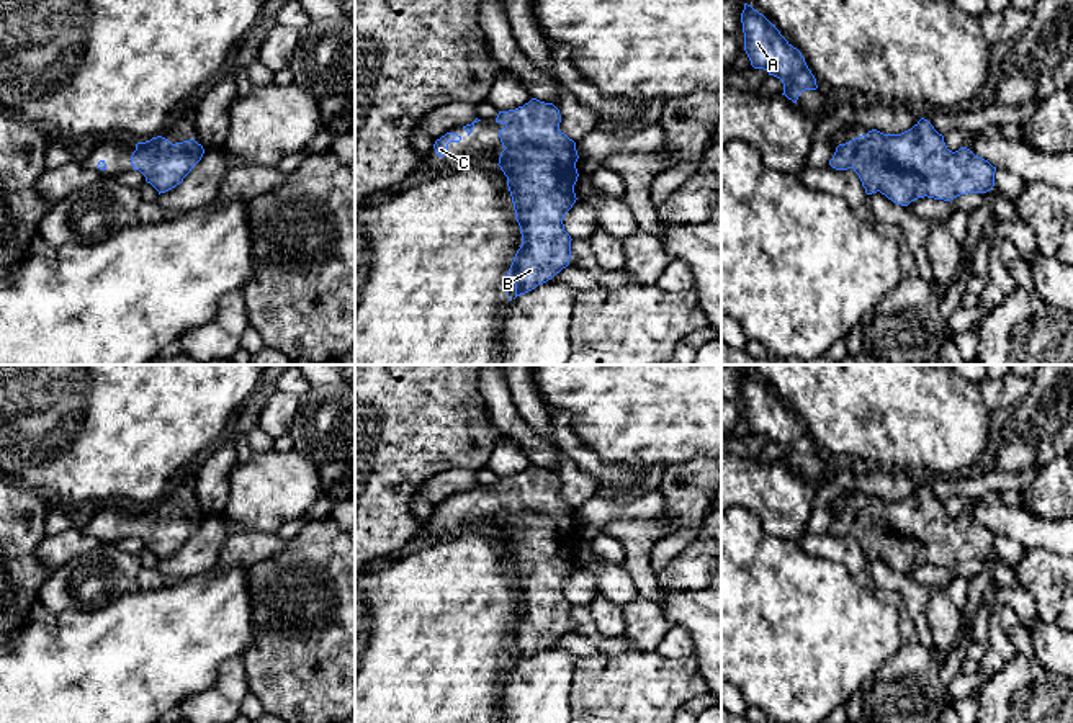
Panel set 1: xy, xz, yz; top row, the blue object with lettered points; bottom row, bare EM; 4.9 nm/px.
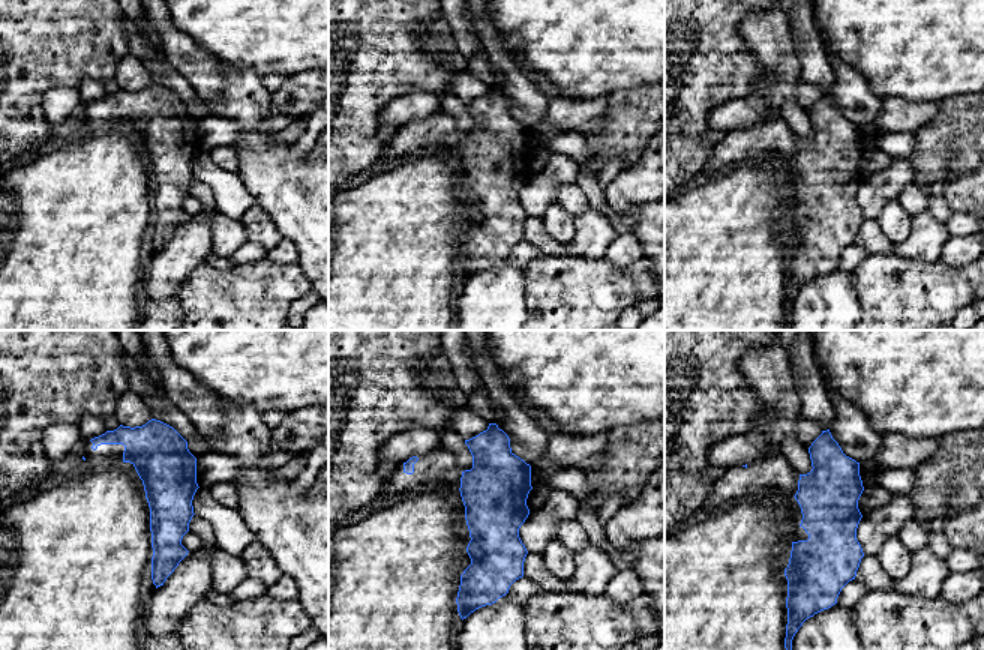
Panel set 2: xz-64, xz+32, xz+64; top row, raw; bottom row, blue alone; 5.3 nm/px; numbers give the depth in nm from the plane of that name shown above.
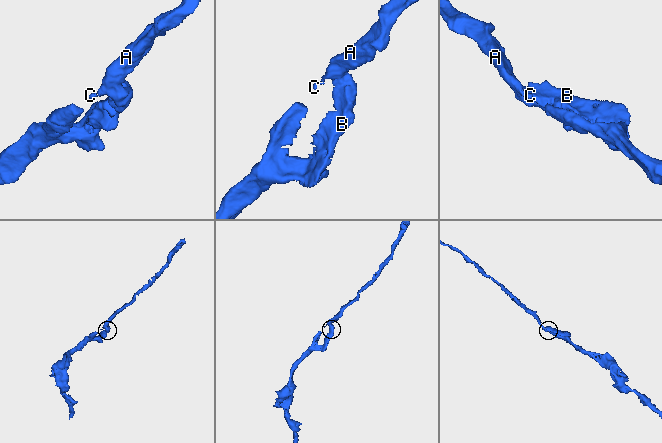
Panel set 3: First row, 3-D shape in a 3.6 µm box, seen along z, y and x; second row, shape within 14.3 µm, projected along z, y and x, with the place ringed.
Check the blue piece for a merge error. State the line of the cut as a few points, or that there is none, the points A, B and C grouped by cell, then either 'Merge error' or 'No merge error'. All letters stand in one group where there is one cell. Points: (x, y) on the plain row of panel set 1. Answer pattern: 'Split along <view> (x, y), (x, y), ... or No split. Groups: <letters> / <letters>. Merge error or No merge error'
No split. Groups: A B C. No merge error

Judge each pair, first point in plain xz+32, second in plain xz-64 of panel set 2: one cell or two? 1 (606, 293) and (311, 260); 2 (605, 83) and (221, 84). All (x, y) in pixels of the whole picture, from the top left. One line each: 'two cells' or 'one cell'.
1: two cells
2: two cells

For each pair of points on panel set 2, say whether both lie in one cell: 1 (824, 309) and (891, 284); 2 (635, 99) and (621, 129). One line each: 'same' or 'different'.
1: different
2: same

